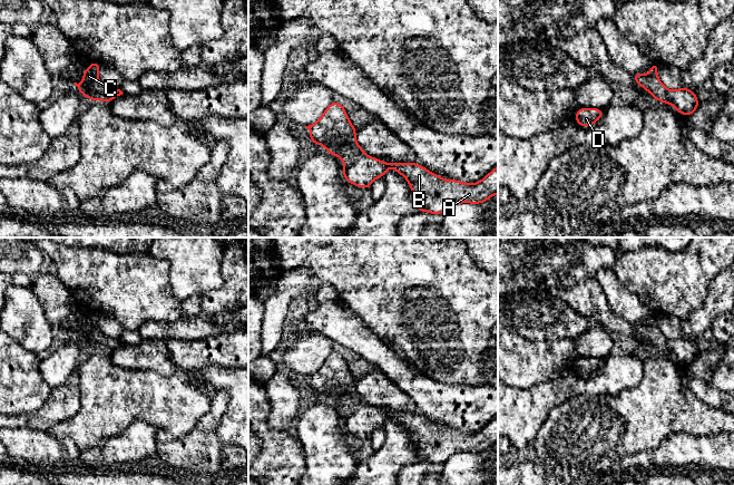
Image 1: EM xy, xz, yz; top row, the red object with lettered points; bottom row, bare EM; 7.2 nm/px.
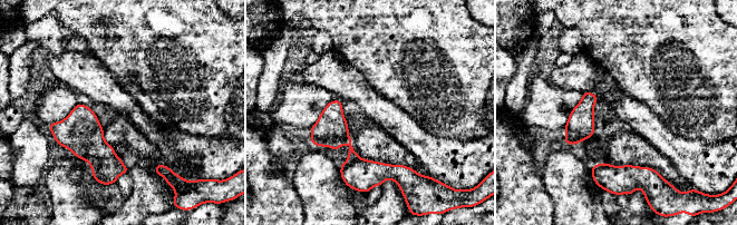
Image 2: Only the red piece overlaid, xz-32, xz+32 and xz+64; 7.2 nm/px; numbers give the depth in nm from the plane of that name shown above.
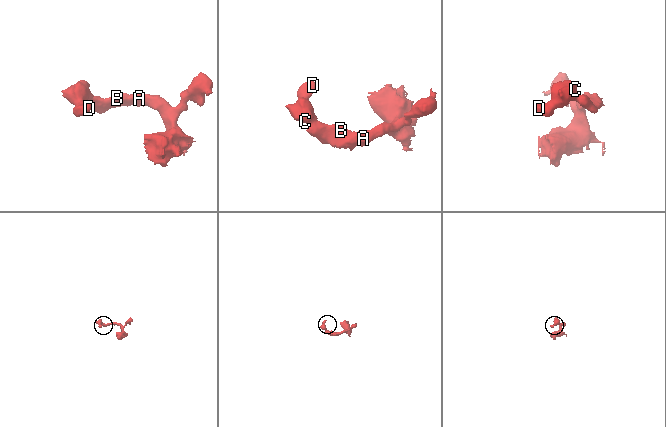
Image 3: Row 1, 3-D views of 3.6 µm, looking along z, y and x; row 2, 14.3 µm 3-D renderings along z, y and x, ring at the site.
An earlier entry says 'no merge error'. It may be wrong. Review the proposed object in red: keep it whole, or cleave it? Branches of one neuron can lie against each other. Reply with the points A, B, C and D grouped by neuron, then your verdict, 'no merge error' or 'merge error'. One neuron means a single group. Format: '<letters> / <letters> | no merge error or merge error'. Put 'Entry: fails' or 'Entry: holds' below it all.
A B C D | no merge error
Entry: holds

